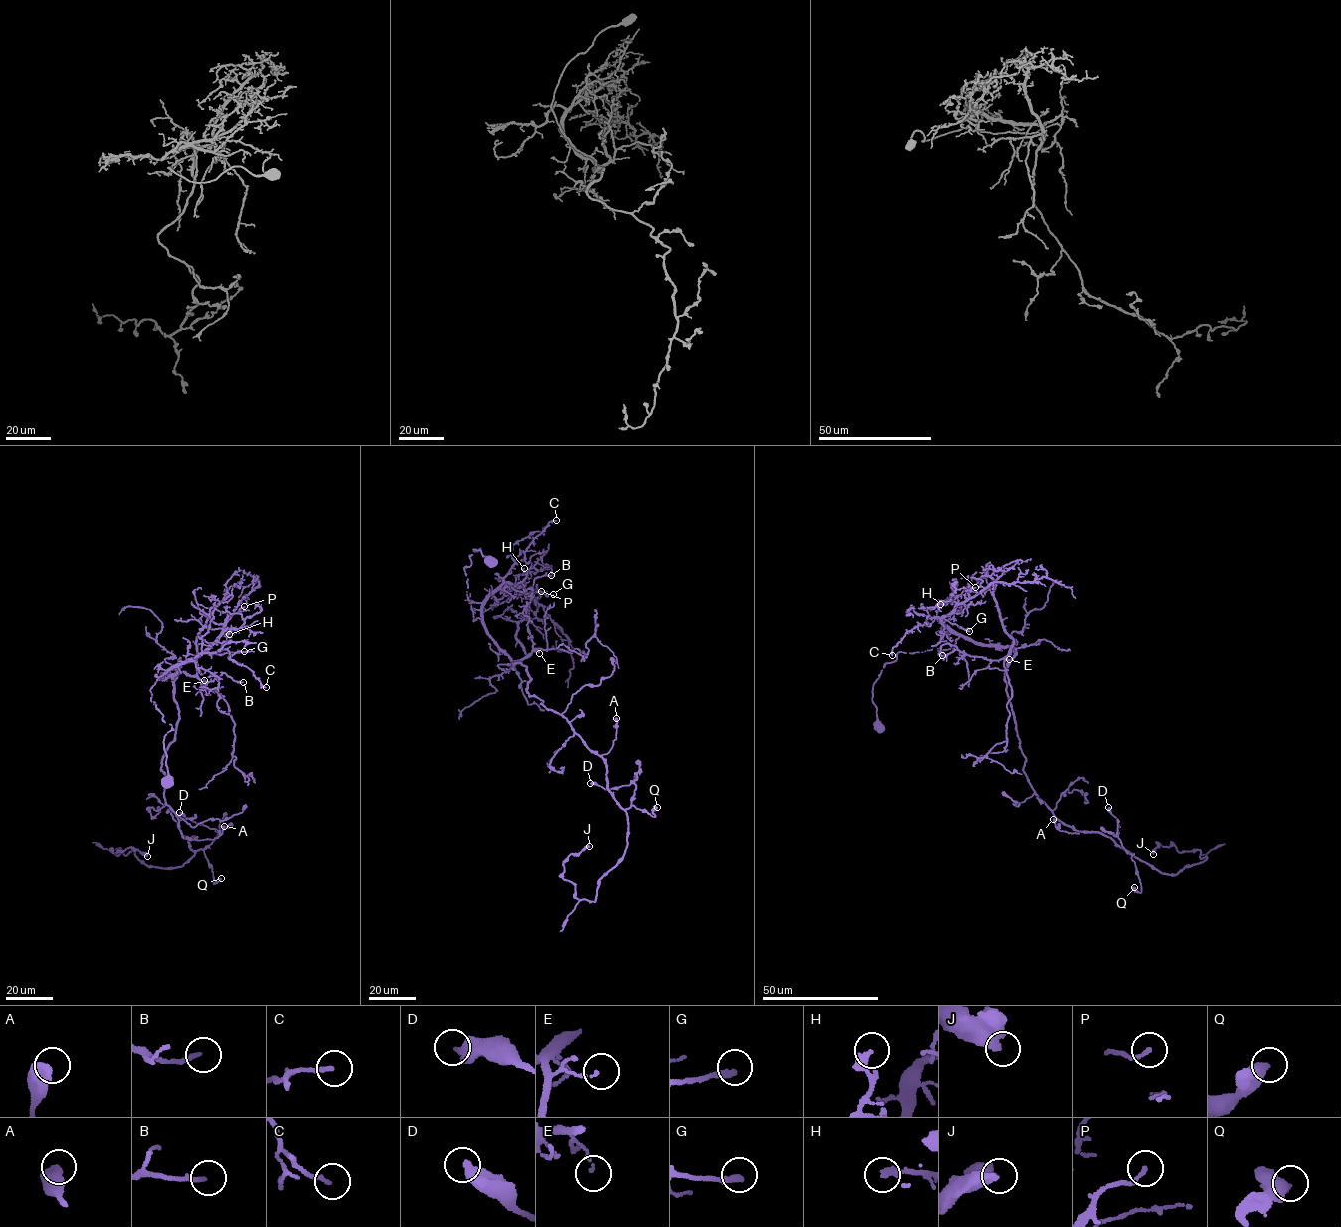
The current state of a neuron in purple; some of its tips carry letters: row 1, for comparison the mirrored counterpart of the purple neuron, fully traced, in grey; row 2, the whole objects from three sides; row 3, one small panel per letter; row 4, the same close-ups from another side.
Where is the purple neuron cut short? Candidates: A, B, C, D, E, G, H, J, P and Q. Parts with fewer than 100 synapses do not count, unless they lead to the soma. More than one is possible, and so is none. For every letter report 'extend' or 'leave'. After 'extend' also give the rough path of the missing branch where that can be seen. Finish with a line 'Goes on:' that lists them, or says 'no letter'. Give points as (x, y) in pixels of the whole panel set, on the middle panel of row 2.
A: leave
B: leave
C: leave
D: leave
E: leave
G: leave
H: leave
J: leave
P: leave
Q: leave
Goes on: no letter

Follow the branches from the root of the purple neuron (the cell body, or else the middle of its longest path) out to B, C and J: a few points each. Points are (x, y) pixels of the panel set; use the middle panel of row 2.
B: (490, 561), (473, 549), (467, 597), (513, 661), (532, 649), (533, 580), (551, 575)
C: (490, 561), (473, 549), (479, 550), (464, 569), (473, 621), (532, 540), (556, 520)
J: (490, 561), (473, 549), (464, 569), (473, 621), (626, 812), (594, 901), (562, 876), (589, 846)

